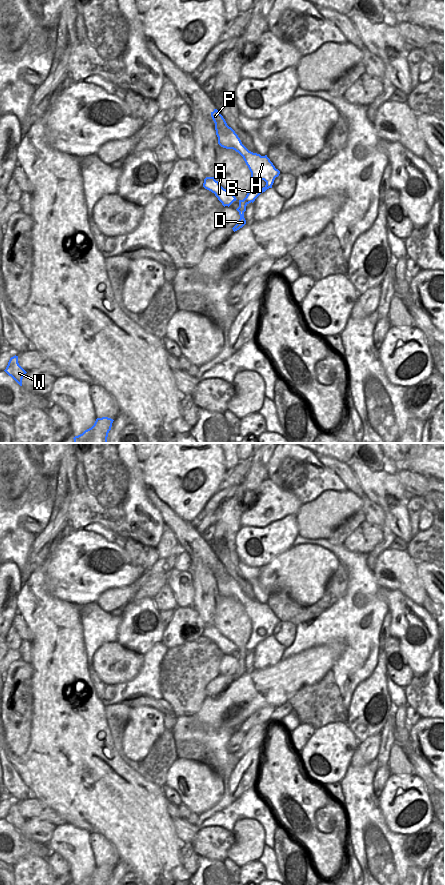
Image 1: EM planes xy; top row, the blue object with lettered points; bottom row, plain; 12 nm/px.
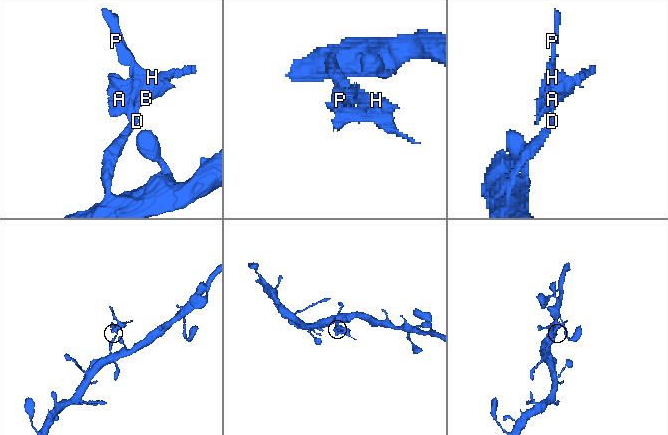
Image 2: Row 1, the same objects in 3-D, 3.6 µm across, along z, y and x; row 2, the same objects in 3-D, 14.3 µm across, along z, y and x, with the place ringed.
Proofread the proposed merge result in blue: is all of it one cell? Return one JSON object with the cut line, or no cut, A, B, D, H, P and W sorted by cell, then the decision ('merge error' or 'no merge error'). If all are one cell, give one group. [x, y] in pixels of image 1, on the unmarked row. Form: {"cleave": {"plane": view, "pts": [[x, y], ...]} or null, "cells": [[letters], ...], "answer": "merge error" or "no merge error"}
{"cleave": {"plane": "xy", "pts": [[239, 659], [243, 660]]}, "cells": [["A", "B", "H", "P"], ["D", "W"]], "answer": "merge error"}

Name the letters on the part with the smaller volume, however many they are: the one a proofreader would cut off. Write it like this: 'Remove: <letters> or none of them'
Remove: A, B, H, P

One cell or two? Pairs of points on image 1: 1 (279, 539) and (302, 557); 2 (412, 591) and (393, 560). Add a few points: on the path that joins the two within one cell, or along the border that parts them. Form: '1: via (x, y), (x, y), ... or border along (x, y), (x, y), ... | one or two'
1: border along (291, 547), (271, 560) | two
2: via (408, 583), (394, 568) | one

